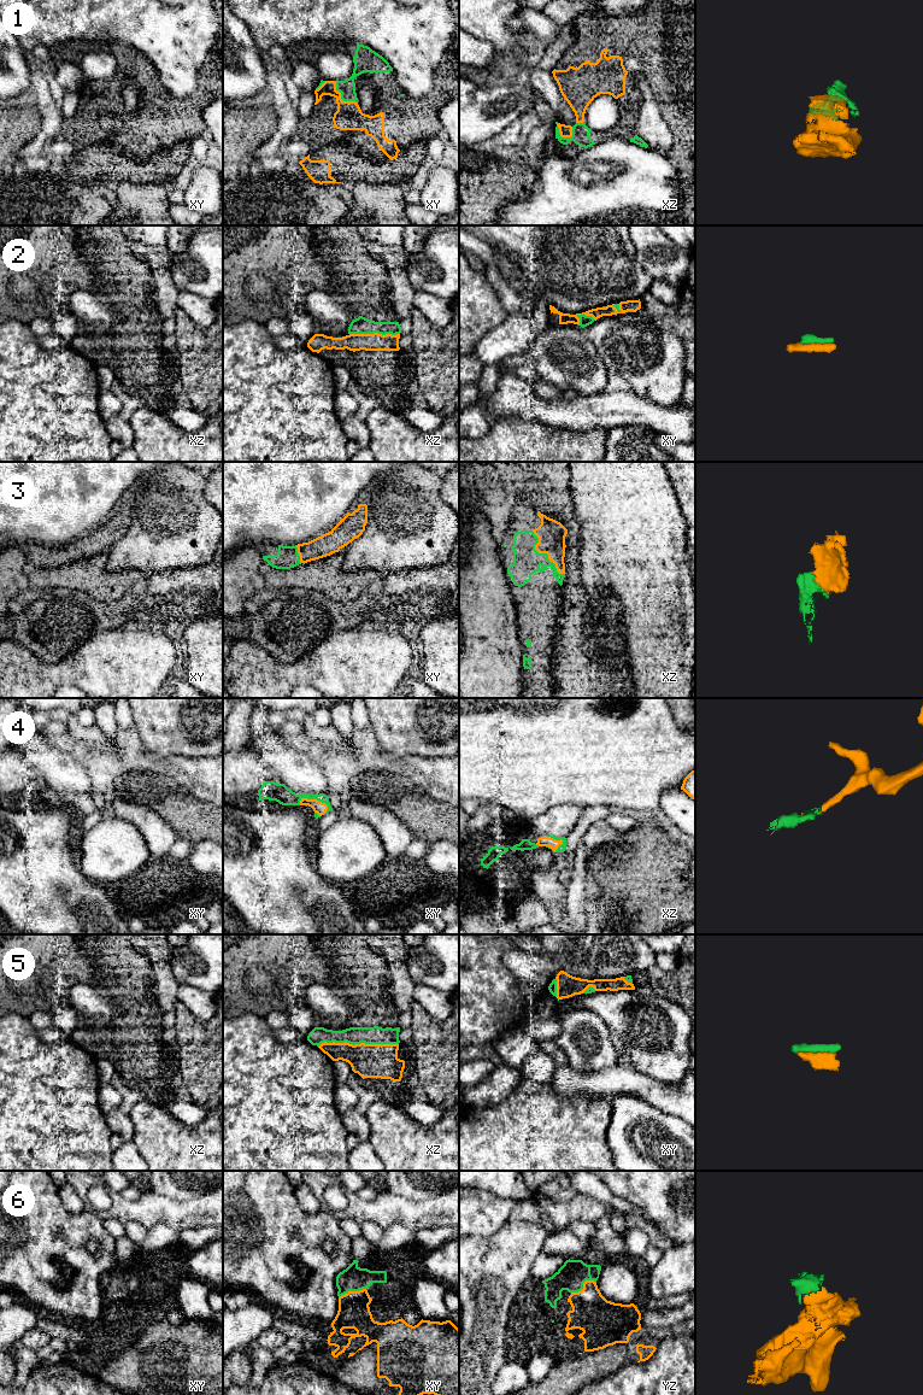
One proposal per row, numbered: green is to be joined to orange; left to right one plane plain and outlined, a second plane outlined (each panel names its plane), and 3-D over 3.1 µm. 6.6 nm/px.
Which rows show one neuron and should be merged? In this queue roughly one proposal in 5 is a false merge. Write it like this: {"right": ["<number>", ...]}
{"right": ["1", "2", "3", "4", "5", "6"]}

